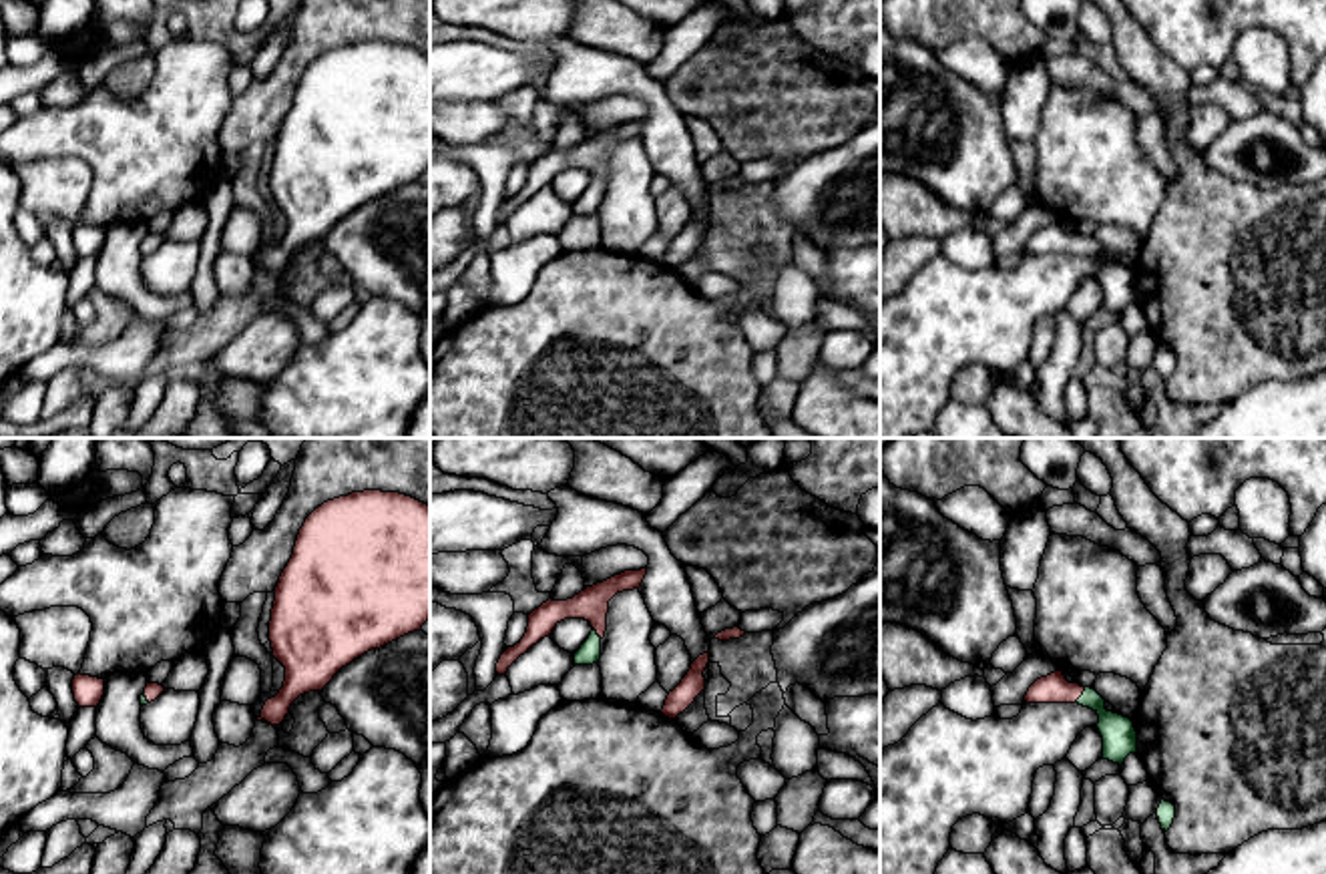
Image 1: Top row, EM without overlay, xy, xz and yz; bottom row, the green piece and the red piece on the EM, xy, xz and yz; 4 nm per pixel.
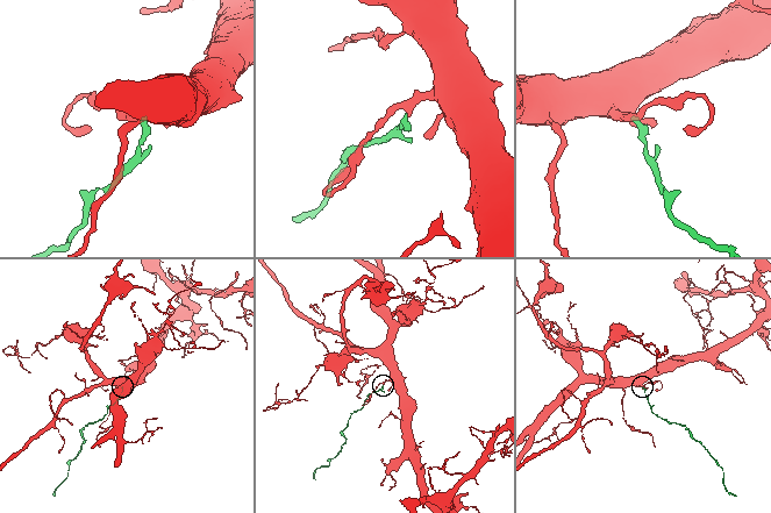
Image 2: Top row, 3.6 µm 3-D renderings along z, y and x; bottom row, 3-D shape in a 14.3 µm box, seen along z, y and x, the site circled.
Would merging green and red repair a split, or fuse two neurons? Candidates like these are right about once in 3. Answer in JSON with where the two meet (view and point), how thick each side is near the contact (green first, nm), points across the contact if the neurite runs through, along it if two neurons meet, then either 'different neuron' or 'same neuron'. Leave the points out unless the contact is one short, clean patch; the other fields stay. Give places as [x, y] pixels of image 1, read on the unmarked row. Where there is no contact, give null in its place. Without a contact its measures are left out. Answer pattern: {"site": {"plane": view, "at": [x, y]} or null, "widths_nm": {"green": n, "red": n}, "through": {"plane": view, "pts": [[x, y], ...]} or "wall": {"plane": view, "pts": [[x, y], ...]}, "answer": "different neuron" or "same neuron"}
{"site": {"plane": "yz", "at": [1081, 246]}, "widths_nm": {"green": 140, "red": 120}, "through": {"plane": "yz", "pts": [[1120, 288], [1106, 266], [1081, 246], [1053, 238]]}, "answer": "same neuron"}

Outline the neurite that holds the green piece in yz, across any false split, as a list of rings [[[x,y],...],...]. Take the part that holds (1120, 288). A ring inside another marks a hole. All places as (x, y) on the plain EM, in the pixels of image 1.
[[[1063,221],[1037,229],[1027,245],[1027,253],[1079,253],[1099,265],[1097,279],[1103,287],[1103,309],[1123,313],[1137,301],[1137,281],[1129,267],[1105,259],[1105,249],[1091,237],[1069,233]]]

